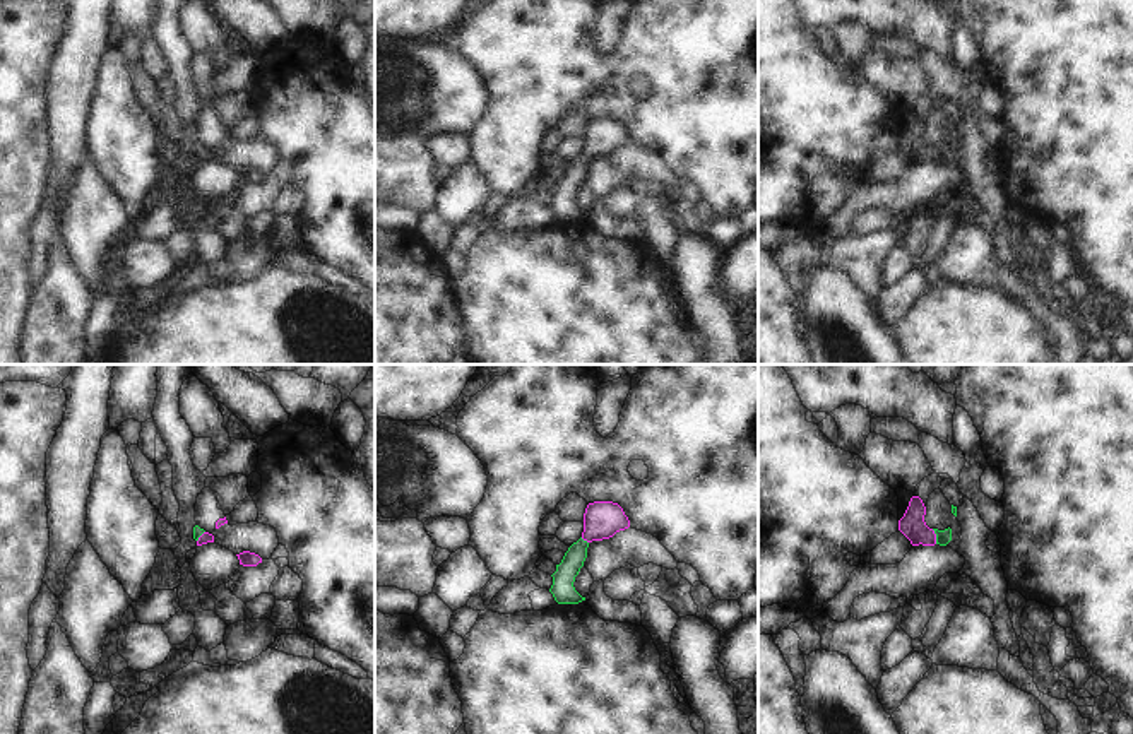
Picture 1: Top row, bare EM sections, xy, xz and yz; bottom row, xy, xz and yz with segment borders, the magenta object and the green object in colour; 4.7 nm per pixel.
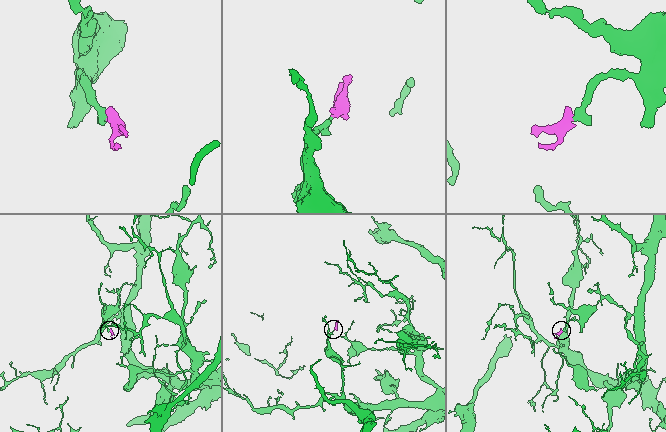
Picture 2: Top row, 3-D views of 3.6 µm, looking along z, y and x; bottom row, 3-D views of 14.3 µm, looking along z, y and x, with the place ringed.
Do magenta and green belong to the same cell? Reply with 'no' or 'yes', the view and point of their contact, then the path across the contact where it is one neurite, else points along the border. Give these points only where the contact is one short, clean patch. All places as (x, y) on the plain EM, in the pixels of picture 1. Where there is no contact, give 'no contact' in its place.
yes; contact yz (935, 153); way yz (913, 142), (925, 153), (935, 153), (943, 154)

